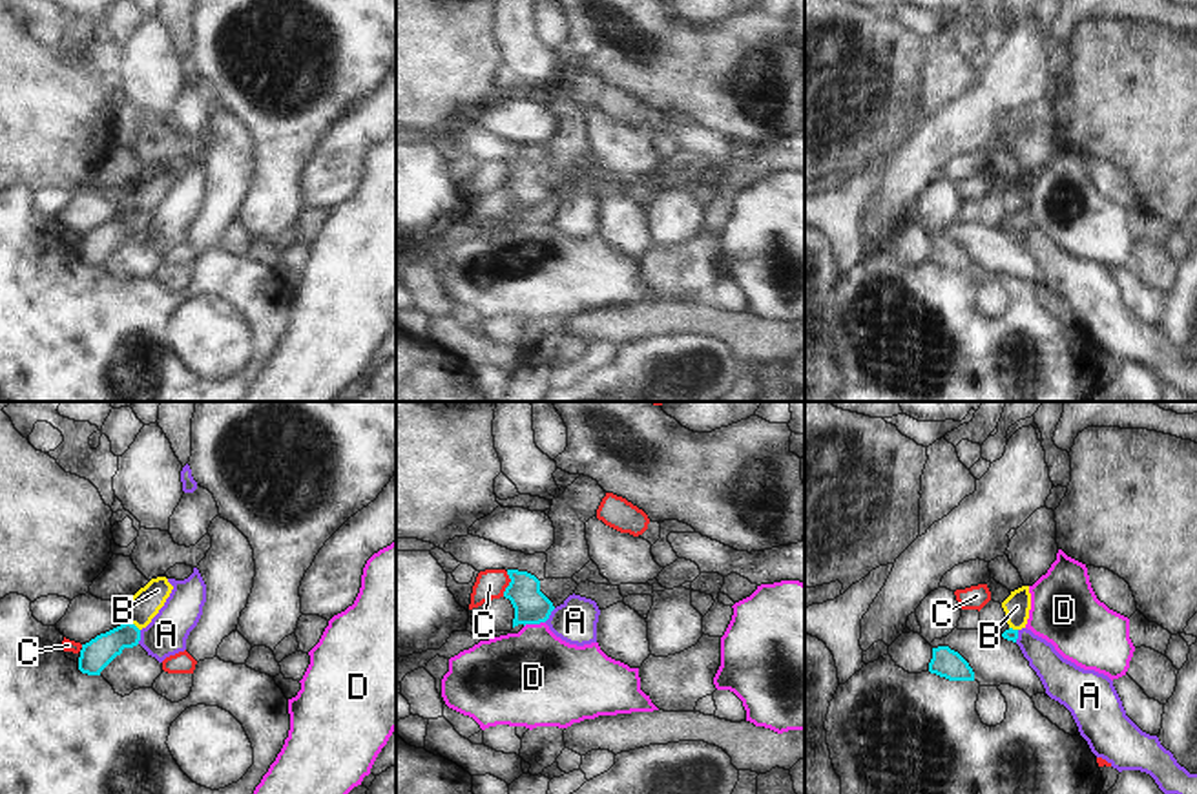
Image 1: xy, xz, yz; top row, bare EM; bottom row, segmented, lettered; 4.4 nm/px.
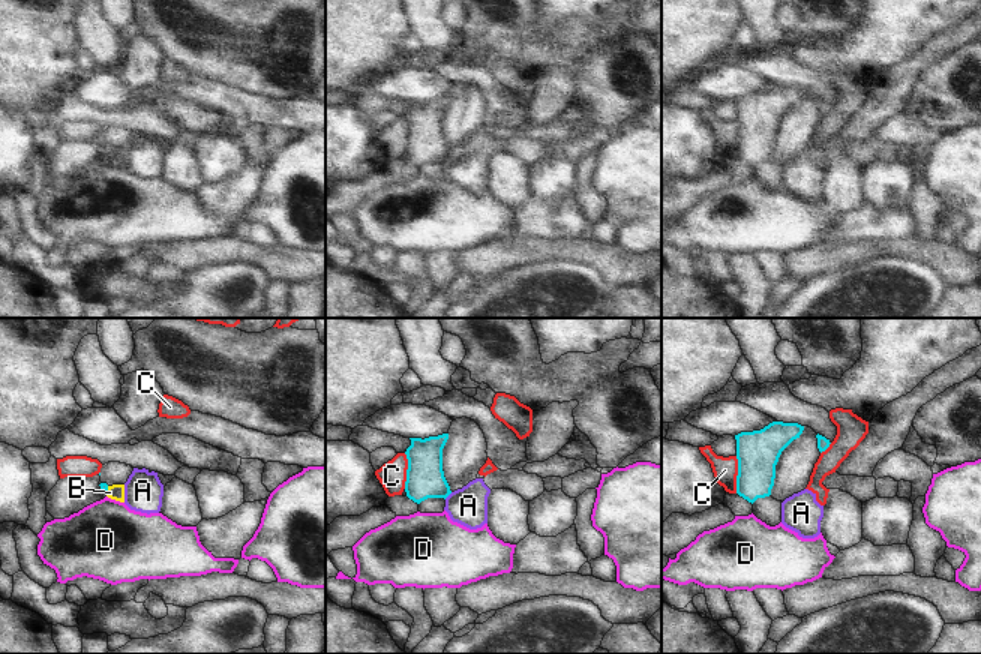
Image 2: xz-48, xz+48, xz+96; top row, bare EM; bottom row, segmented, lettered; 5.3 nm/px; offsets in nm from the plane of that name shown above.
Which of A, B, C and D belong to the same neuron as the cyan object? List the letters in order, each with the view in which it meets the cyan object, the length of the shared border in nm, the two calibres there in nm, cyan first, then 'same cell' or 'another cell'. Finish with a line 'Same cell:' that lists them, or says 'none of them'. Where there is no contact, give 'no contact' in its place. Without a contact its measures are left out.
A: xy | 70 nm | 140/180 nm | another cell
B: xy | 60 nm | 140/140 nm | same cell
C: xz | 110 nm | 160/130 nm | another cell
D: xz | 100 nm | 160/420 nm | another cell
Same cell: B

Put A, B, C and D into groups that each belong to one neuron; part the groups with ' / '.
A / B / C / D

